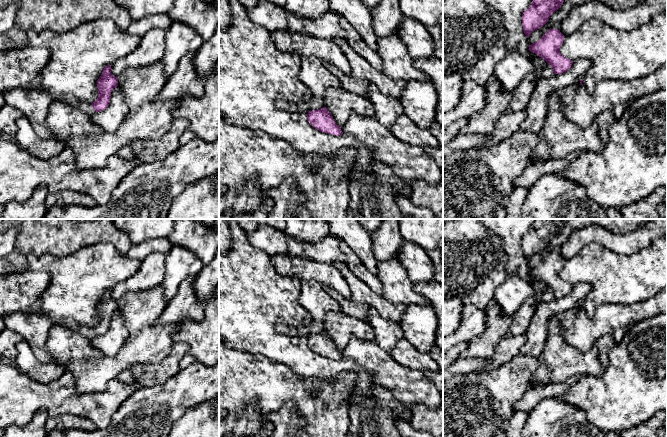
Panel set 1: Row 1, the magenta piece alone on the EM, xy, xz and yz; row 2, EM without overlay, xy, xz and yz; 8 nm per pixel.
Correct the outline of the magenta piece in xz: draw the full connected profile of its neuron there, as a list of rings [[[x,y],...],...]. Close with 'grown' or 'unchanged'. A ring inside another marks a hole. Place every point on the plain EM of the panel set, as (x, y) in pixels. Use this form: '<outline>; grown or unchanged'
[[[326,331],[309,335],[307,338],[307,343],[313,351],[321,356],[336,360],[343,358],[341,351],[336,348]]]; unchanged

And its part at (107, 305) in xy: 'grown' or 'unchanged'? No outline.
grown

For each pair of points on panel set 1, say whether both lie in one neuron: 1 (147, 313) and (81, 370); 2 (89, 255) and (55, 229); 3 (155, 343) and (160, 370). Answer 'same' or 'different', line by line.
1: same
2: different
3: different

